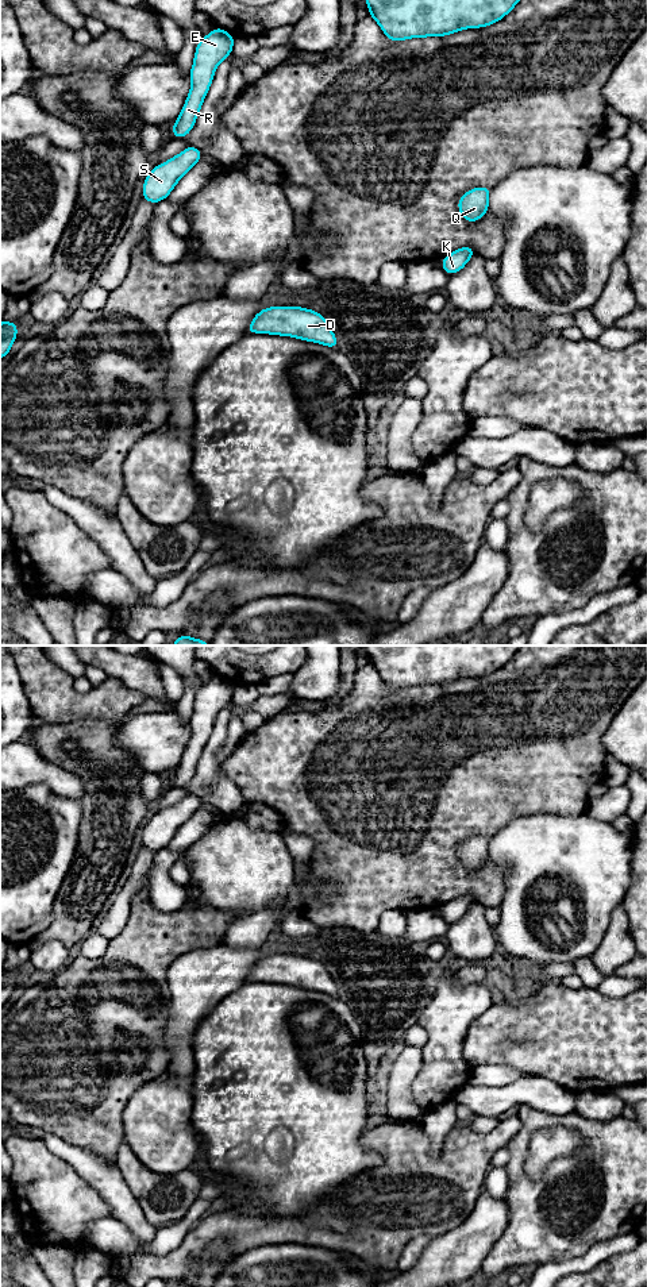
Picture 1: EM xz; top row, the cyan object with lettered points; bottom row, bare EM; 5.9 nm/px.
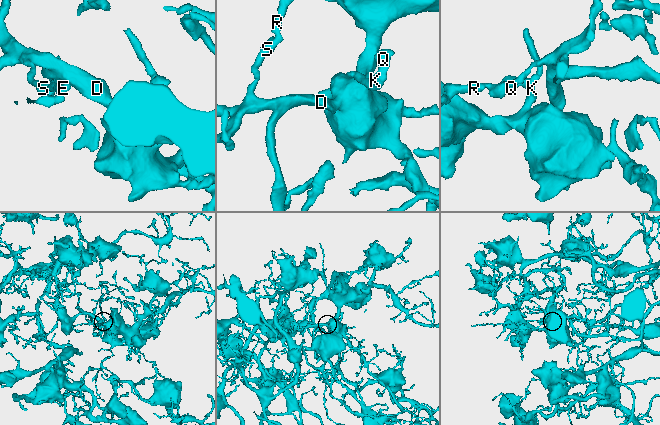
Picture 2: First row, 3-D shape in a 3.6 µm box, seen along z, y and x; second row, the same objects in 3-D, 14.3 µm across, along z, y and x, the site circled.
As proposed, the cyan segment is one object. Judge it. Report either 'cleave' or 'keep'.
keep

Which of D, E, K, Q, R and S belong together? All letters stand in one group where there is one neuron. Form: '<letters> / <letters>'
D E K Q R S

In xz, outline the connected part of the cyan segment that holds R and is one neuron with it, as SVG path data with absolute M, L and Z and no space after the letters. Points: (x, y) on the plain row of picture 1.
M215 675L197 690L193 714L189 720L192 735L180 764L173 771L173 786L185 786L195 775L215 718L222 709L232 702L234 690L235 685L220 675Z

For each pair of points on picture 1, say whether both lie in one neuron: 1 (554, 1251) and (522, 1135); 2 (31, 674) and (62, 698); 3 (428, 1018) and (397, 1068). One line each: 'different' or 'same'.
1: same
2: same
3: different

